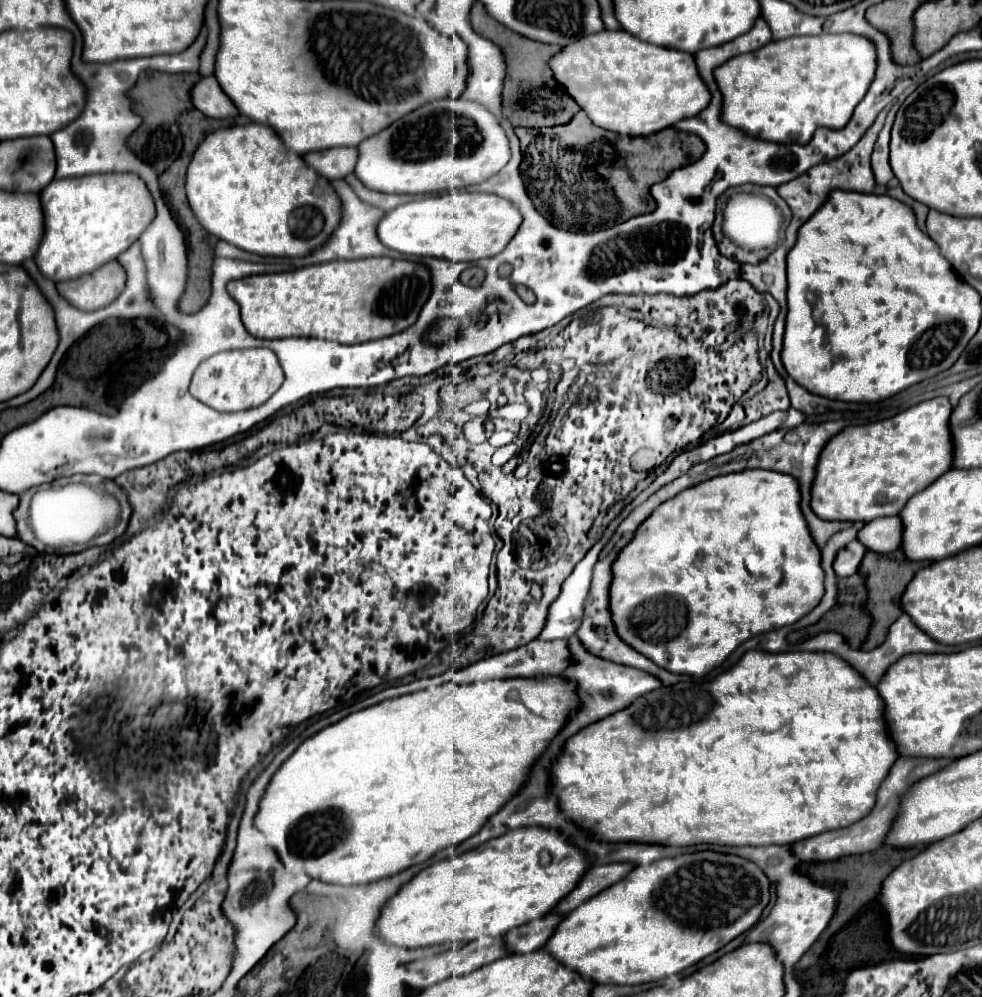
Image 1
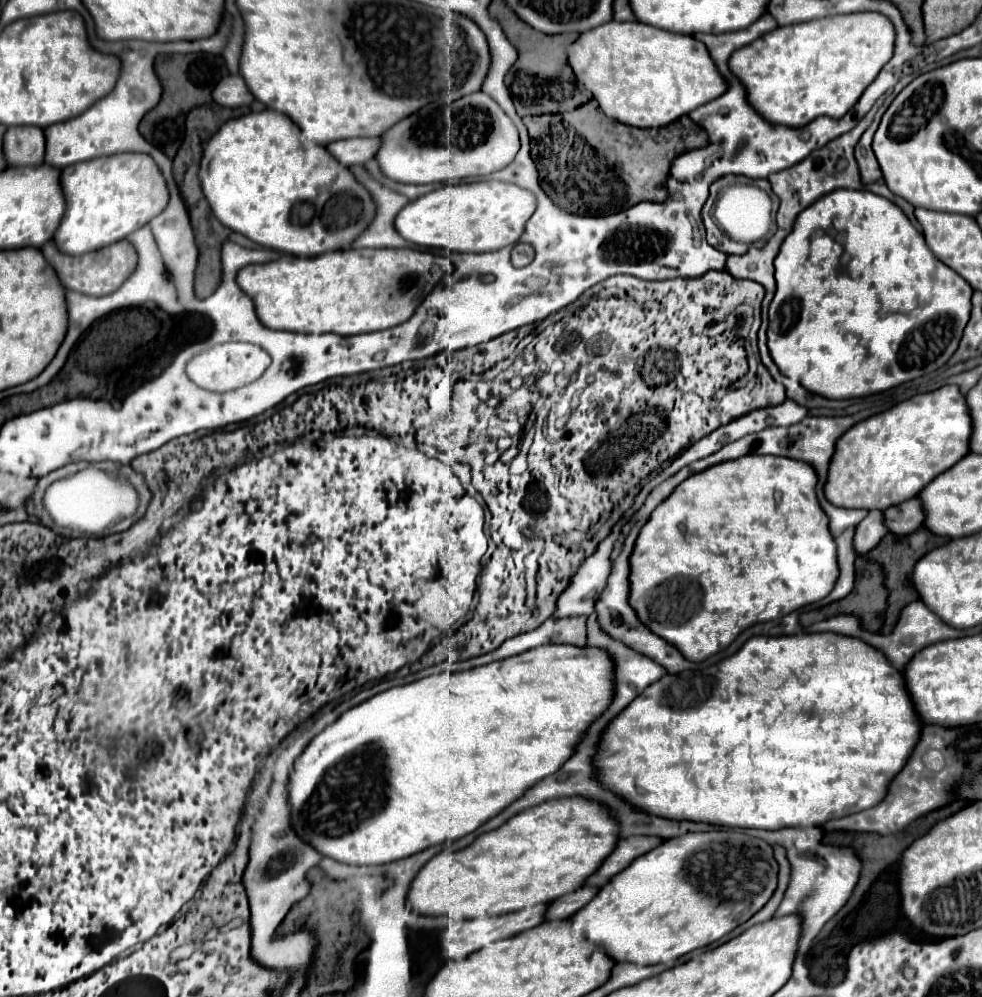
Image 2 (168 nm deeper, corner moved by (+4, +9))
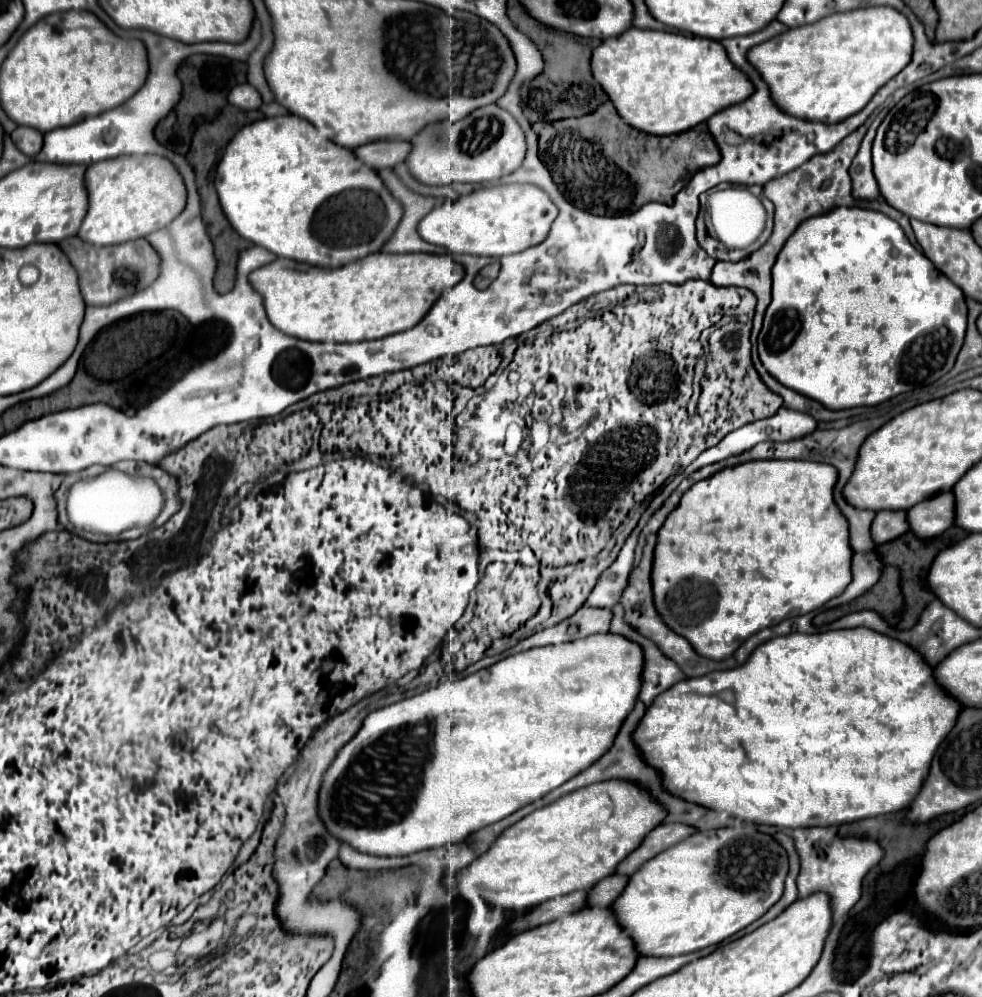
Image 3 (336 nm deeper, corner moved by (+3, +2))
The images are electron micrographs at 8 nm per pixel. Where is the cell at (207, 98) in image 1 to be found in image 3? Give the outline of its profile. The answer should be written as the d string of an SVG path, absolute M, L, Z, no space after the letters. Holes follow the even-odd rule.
M238 84L230 90L228 102L242 108L242 110L258 110L262 106L262 96L250 84Z

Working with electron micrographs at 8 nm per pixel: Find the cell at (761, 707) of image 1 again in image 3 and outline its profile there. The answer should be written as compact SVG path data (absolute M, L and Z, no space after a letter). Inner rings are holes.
M858 626L850 630L830 630L822 634L778 636L768 640L766 644L760 644L738 668L710 672L702 678L688 678L674 684L670 690L654 698L652 706L648 708L646 716L634 732L634 740L642 750L646 762L662 772L666 788L684 800L726 812L732 818L738 816L742 820L752 820L756 824L770 824L778 828L832 826L908 808L928 776L930 762L934 758L934 752L938 750L938 744L950 734L954 720L958 720L958 712L962 712L960 702L954 700L934 680L934 668L928 666L916 650L912 650L906 642L874 632L872 628Z

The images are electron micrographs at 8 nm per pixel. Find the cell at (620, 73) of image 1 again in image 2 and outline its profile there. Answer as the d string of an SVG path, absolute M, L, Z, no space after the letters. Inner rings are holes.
M609 21L597 29L591 29L589 33L581 33L579 39L567 47L567 61L577 81L581 81L581 85L585 85L585 89L593 93L599 109L607 117L631 127L647 129L669 125L681 115L687 115L693 109L709 103L713 97L719 97L727 89L723 77L717 73L717 67L707 53L707 47L701 41L689 35L669 33L637 21Z

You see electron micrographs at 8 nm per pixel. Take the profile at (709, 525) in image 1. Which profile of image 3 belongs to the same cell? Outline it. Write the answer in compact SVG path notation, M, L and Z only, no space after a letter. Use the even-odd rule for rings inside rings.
M752 460L744 462L732 468L724 468L716 472L714 476L694 484L680 500L678 508L666 518L664 526L658 532L658 544L654 550L654 566L652 566L652 590L654 590L654 604L660 612L662 620L680 636L684 636L698 654L712 658L712 660L724 660L736 652L736 648L756 634L762 628L776 626L778 622L794 616L808 614L820 606L824 606L828 600L840 596L846 586L852 582L852 548L848 538L848 524L846 516L838 512L838 506L834 504L834 484L838 480L838 472L830 468L830 464L810 464L800 460Z

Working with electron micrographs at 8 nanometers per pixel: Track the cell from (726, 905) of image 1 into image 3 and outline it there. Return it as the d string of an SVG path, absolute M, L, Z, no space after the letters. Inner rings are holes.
M752 826L696 832L630 876L612 910L642 956L678 956L714 946L766 914L784 892L786 850Z

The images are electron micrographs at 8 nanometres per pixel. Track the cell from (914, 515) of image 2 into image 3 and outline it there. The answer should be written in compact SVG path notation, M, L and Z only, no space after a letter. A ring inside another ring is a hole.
M942 492L908 510L908 520L920 538L932 538L954 526L954 494Z

